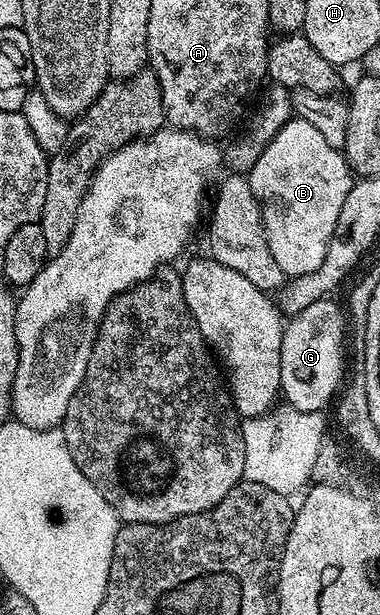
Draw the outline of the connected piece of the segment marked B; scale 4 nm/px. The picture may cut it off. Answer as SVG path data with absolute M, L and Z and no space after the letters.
M294 116L284 124L284 128L280 128L280 132L276 132L248 177L252 192L262 208L268 248L272 248L272 257L276 259L276 264L280 264L283 275L292 279L316 272L316 268L324 264L324 256L336 233L336 220L340 220L340 208L344 208L344 200L352 185L352 171L346 162L345 153L328 144L312 124Z

